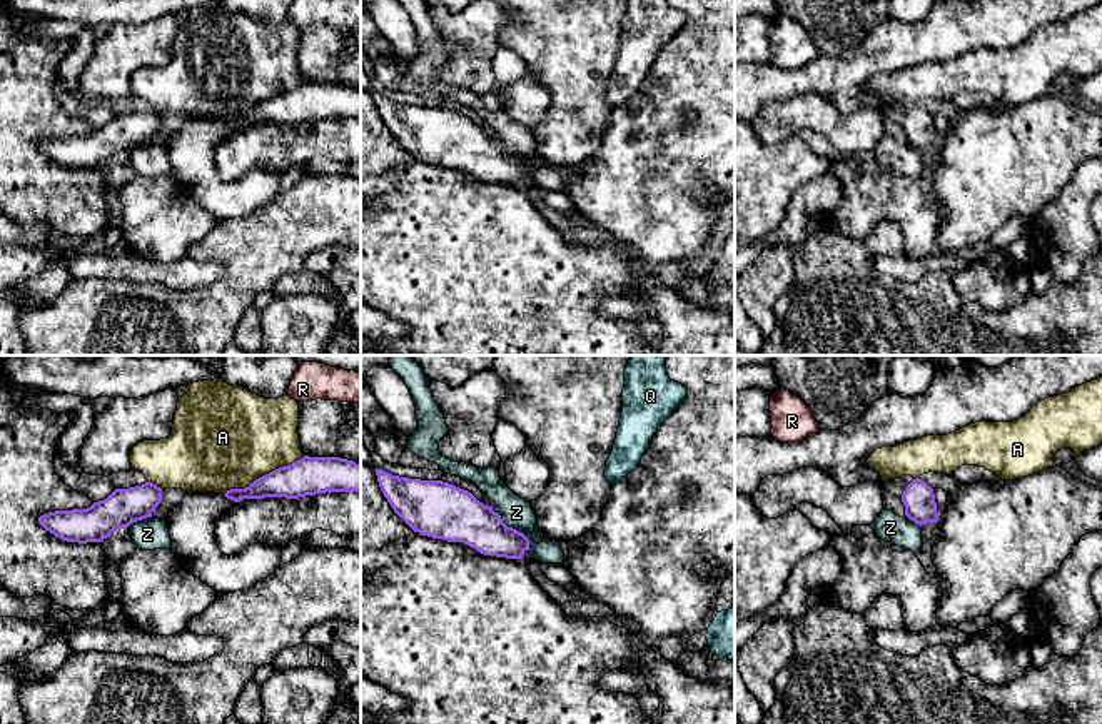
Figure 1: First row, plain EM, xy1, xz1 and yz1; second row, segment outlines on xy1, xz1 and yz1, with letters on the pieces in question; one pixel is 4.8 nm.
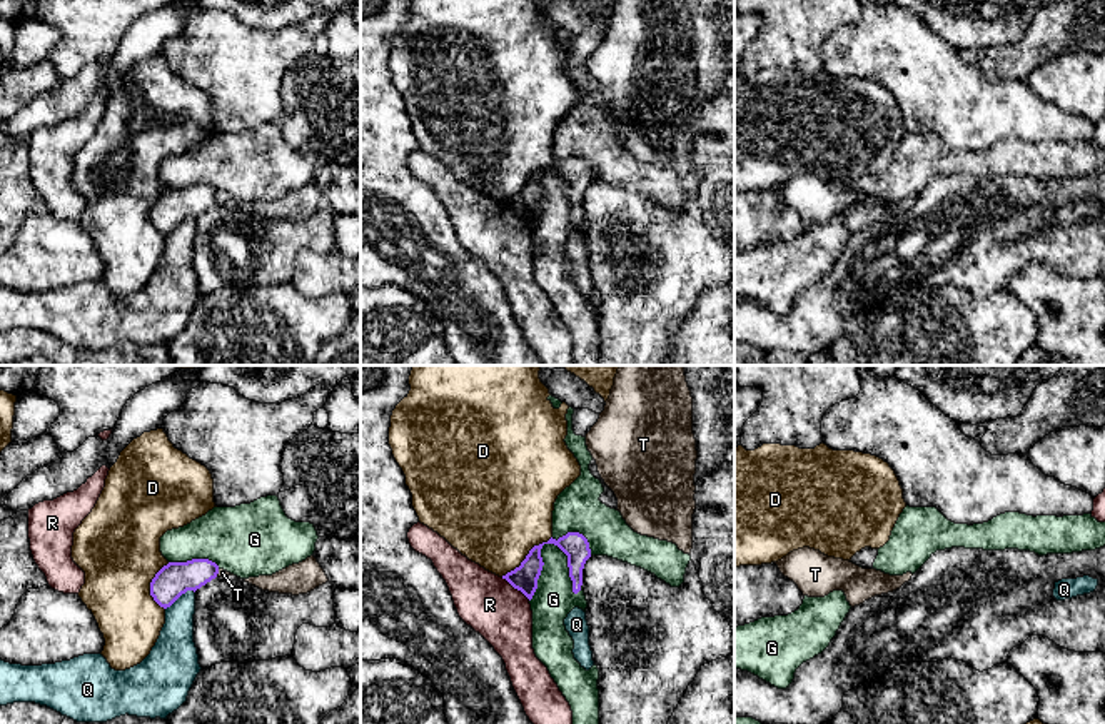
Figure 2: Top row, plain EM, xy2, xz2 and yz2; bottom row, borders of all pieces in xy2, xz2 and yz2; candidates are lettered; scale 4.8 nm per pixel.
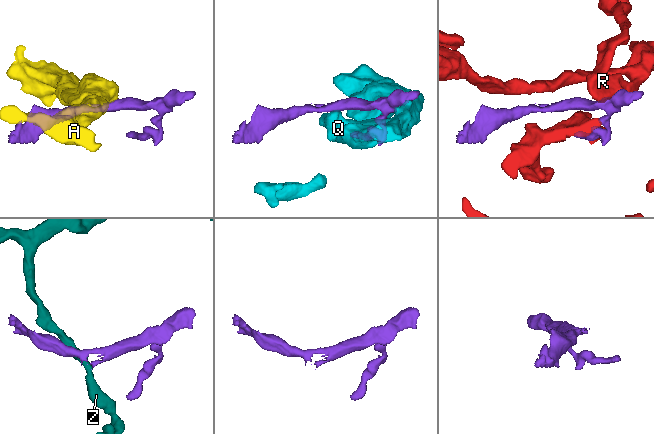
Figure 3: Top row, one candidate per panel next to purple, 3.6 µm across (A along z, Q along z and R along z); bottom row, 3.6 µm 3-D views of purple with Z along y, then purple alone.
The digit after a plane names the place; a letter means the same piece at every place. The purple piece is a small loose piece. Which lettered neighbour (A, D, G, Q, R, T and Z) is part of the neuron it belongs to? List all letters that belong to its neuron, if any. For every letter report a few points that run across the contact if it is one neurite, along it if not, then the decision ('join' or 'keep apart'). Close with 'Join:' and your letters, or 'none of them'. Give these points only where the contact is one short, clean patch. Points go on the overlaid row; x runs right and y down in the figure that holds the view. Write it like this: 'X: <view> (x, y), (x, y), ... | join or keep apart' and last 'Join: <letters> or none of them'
A: keep apart
D: keep apart
G: keep apart
Q: keep apart
R: keep apart
T: xy2 (174, 579), (196, 573), (217, 573), (222, 573) | join
Z: xz1 (491, 506), (508, 526), (518, 529), (528, 539), (530, 549) | keep apart
Join: T

